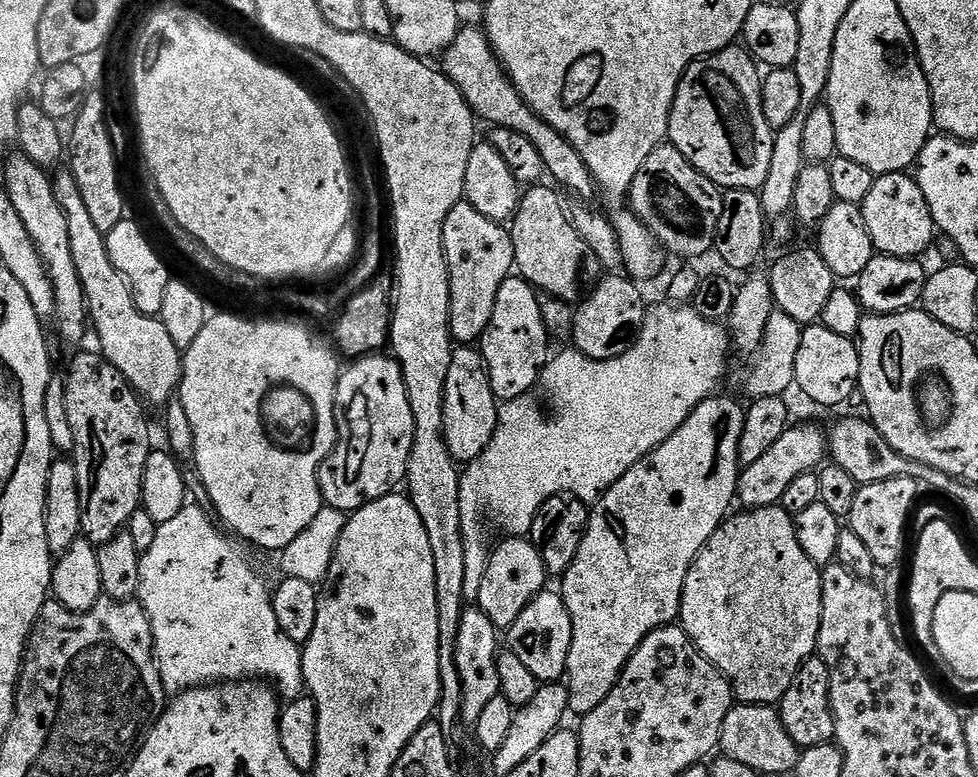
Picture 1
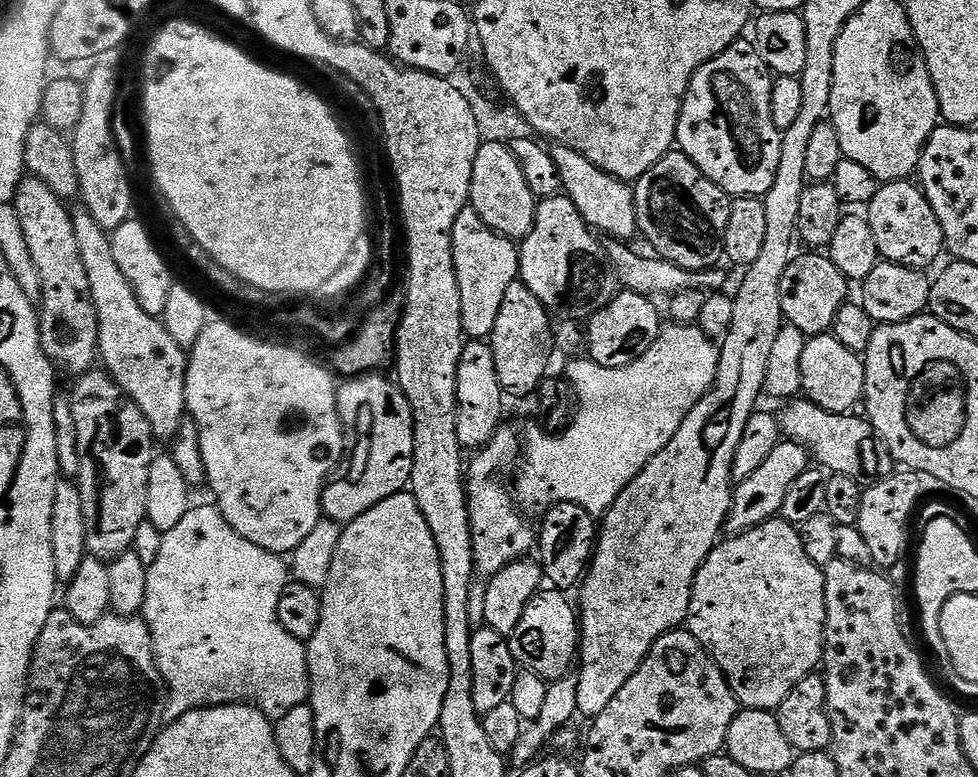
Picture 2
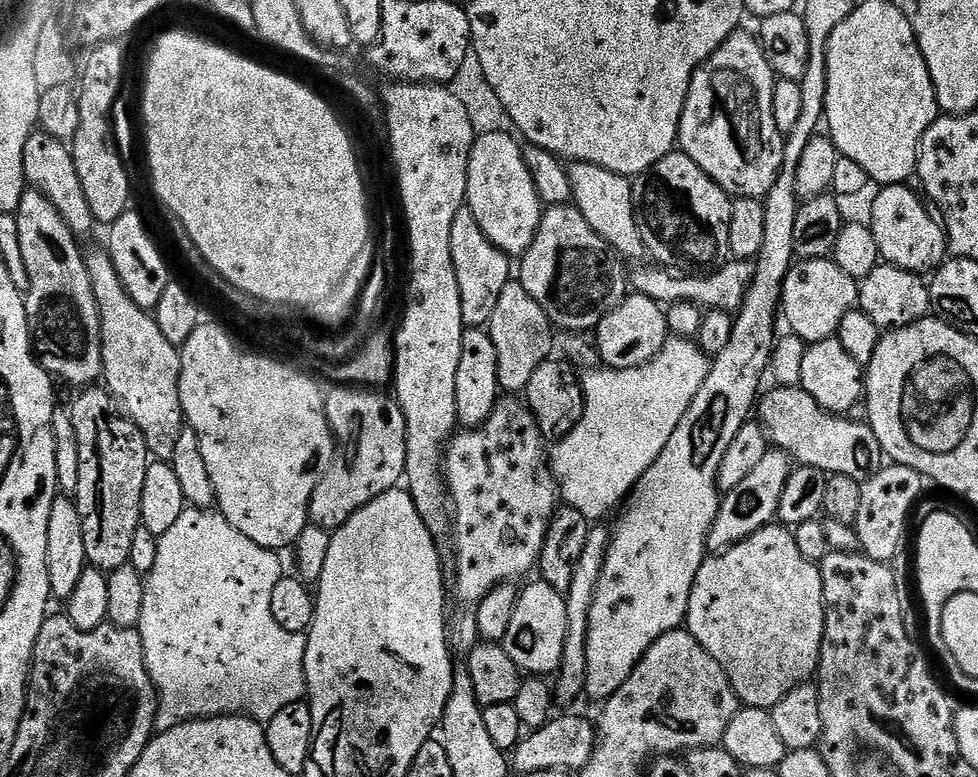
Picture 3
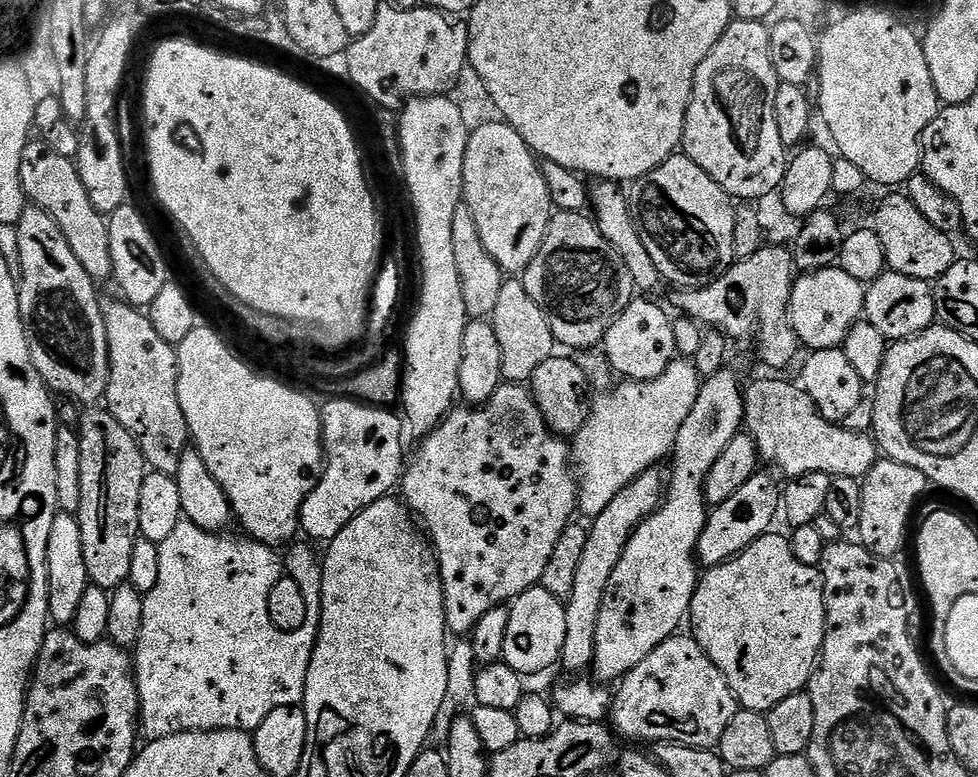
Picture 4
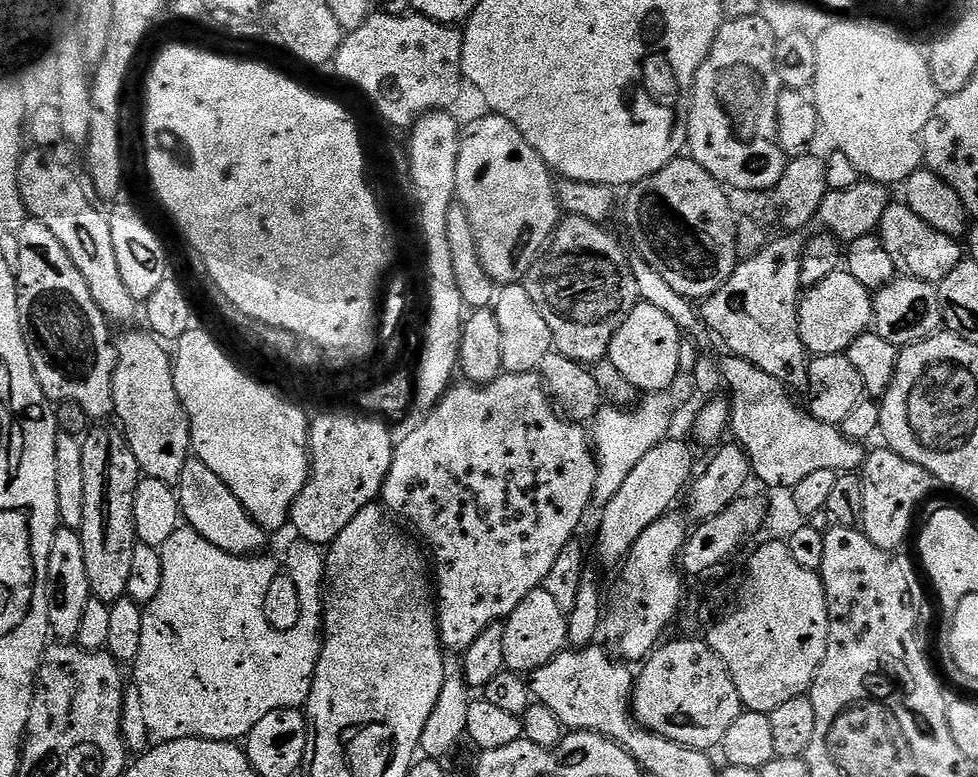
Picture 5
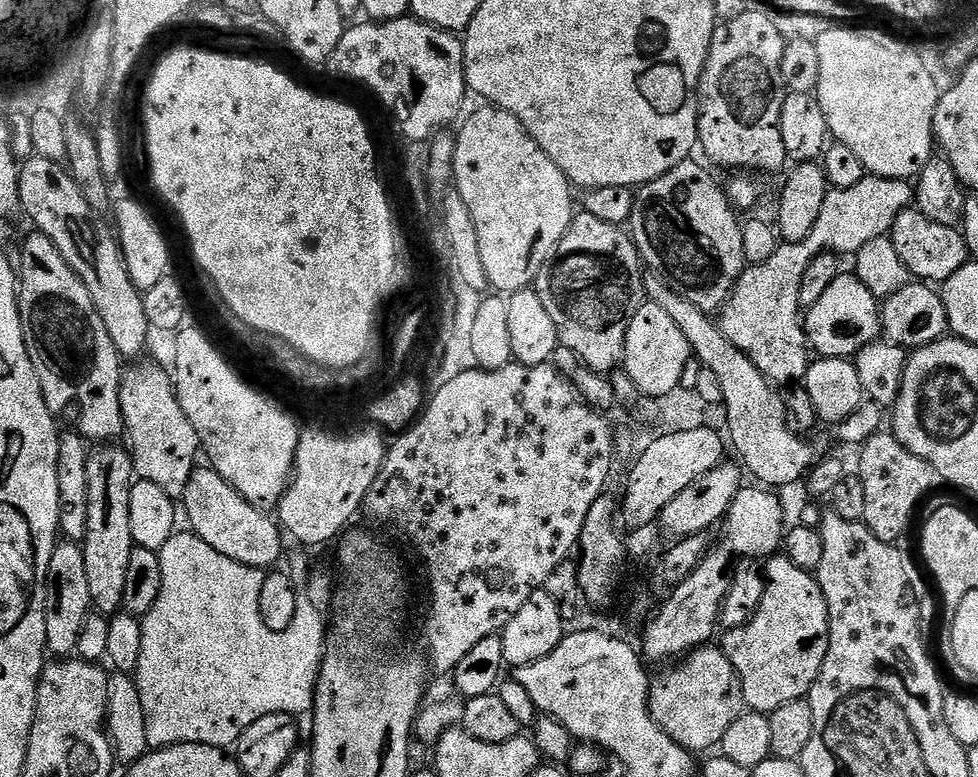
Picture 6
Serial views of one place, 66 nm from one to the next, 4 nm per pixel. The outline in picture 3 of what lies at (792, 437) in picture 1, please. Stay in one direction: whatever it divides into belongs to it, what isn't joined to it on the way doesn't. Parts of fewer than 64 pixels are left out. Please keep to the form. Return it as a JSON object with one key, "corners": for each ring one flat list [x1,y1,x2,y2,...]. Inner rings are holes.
{"corners":[[769,450,766,458,758,462,757,468,721,499,712,533,708,535,708,546,713,553,723,552,777,519,778,502,782,502,782,490,786,490,793,467,792,457,779,450]]}

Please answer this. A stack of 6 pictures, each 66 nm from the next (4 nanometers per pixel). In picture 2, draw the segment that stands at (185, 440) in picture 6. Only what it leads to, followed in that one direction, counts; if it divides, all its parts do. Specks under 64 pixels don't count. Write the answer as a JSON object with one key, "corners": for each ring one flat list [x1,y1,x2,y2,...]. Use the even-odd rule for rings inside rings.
{"corners":[[77,211,72,221,74,238,78,238,82,266,86,266,88,271,90,294,96,307,99,359,102,364,104,360,103,367,124,391,125,397,133,400,138,410,146,414,153,437,160,442,171,442,186,424,184,395,188,356,185,349,180,348,174,338,170,338,157,317,146,314,146,310,138,306,138,298,130,282,126,282,126,274,122,274,118,262,114,262,111,235,100,228,86,211]]}

